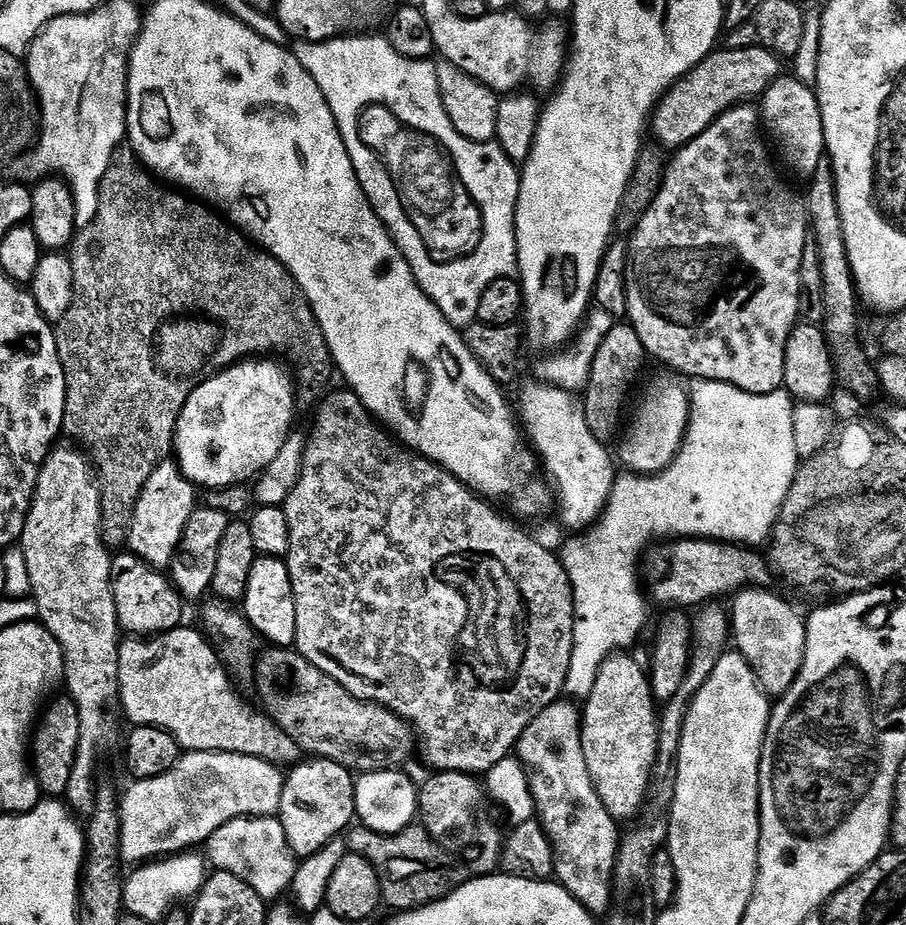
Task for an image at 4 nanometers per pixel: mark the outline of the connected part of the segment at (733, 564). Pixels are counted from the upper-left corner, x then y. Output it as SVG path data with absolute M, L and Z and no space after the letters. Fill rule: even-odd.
M672 538L647 549L642 560L642 572L648 575L653 601L656 599L660 604L690 610L694 604L703 606L713 598L724 598L720 596L727 592L735 594L749 586L771 585L773 573L769 561L756 552L759 551L744 546L725 546L714 540Z

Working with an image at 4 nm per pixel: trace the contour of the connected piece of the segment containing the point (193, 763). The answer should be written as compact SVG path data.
M184 752L172 769L166 770L160 776L150 777L148 780L132 782L119 797L120 801L120 854L119 859L129 866L140 866L145 862L155 861L157 858L167 857L169 854L183 853L185 850L195 849L195 844L203 845L218 830L218 826L226 826L226 822L236 820L240 816L276 816L282 802L285 773L271 760L263 760L257 756L234 754L233 752Z

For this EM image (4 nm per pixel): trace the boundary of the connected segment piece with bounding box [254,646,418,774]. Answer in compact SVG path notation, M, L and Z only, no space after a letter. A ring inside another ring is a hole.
M292 648L267 649L269 652L259 657L254 665L256 688L264 698L267 715L286 735L294 741L309 757L338 762L353 774L365 772L391 772L404 766L417 751L418 736L411 724L398 714L384 708L381 704L371 704L368 700L354 698L330 674L318 670L302 654Z

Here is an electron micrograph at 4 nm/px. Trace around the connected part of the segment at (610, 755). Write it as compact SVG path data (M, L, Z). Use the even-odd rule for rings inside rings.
M617 654L602 662L594 688L583 701L580 721L580 749L586 758L587 779L598 794L602 806L617 821L624 822L632 816L632 811L640 804L640 795L650 780L650 769L656 763L656 743L658 742L658 706L652 699L649 673L635 660L632 654Z

